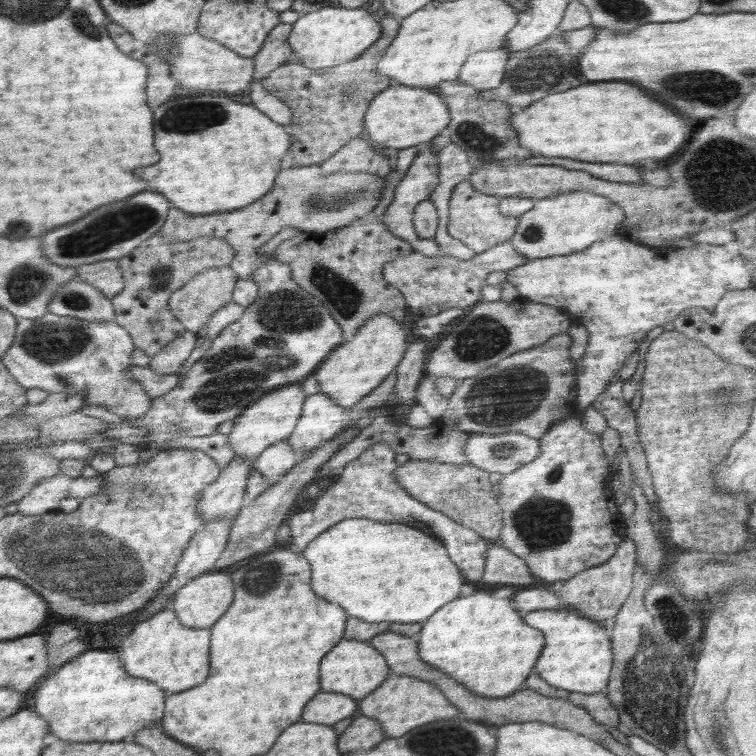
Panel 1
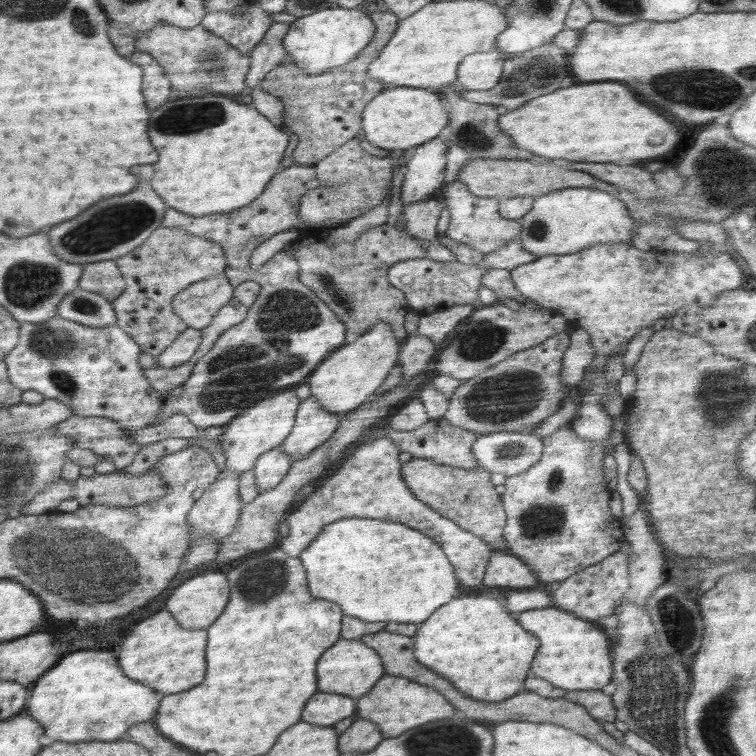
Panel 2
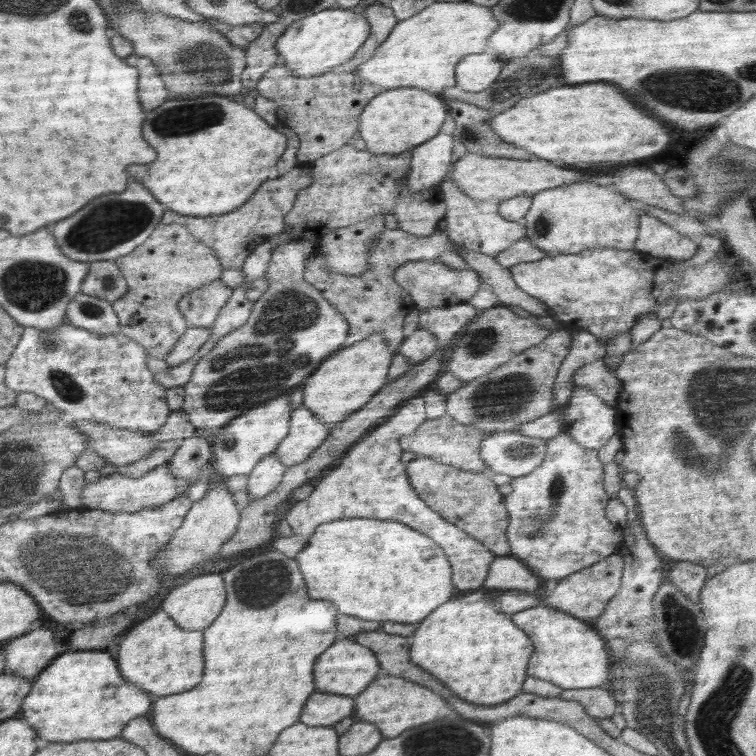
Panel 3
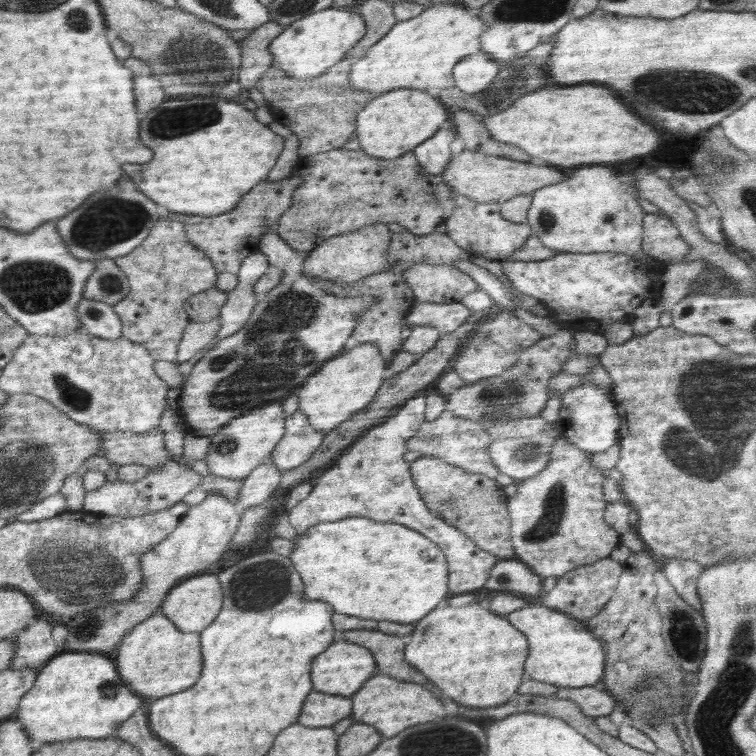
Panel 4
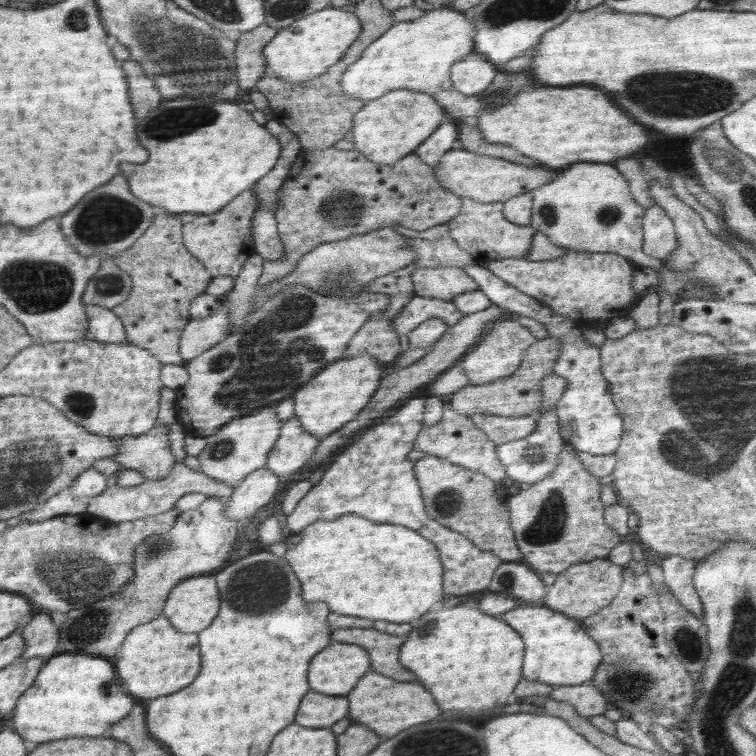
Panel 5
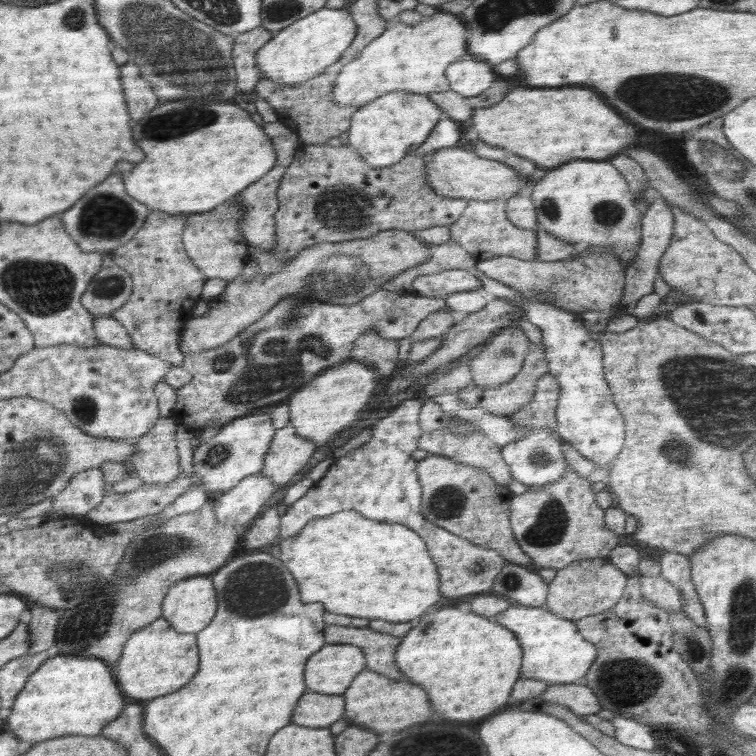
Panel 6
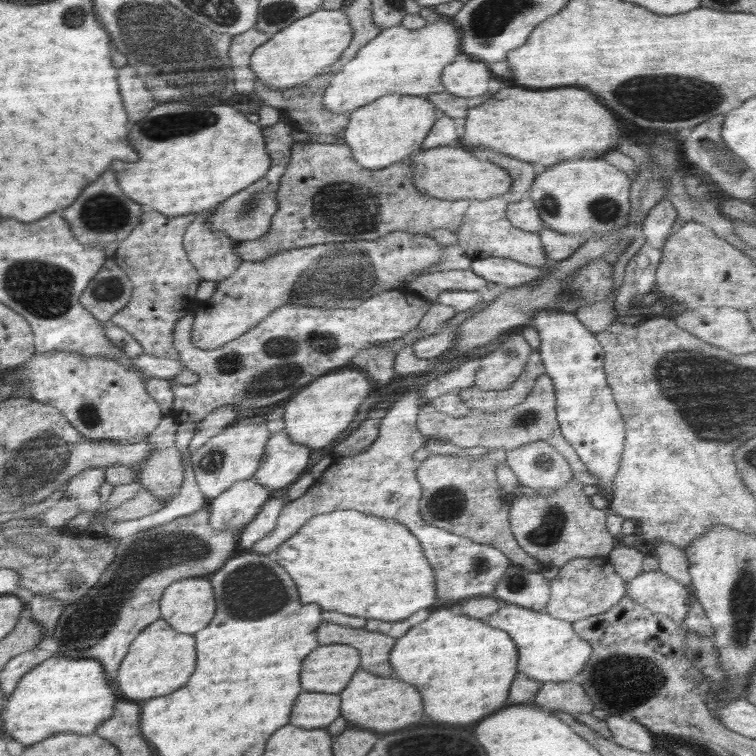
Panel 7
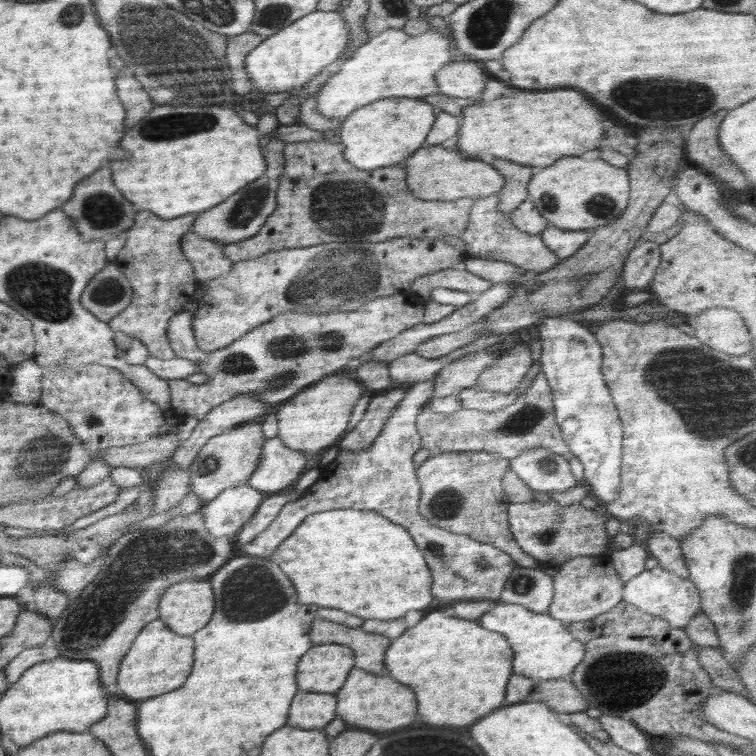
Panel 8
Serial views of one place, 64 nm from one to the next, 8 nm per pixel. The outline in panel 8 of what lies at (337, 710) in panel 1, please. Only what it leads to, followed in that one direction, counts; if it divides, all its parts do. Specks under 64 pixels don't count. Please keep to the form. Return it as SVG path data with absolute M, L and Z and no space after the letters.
M298 692L294 696L288 724L303 729L323 729L336 716L337 698L332 693Z

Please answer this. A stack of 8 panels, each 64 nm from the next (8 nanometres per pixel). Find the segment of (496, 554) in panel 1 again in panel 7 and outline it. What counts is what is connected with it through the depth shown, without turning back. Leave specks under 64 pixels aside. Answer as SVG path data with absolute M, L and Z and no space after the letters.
M511 565L496 585L494 597L524 608L543 611L549 601L550 591L550 581L542 574Z

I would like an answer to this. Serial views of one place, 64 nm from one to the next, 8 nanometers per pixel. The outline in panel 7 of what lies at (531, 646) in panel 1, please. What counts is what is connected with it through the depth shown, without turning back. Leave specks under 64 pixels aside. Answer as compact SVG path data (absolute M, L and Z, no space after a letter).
M451 608L433 610L420 624L407 630L392 647L389 662L396 676L416 688L424 696L424 714L436 722L470 724L496 712L508 698L517 671L518 649L504 630L492 628L485 620L466 617Z

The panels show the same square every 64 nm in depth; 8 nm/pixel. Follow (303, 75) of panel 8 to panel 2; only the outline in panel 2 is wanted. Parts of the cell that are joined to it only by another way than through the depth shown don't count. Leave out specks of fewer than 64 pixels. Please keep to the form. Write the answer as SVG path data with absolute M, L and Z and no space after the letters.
M362 7L324 8L308 16L297 18L288 25L288 32L281 42L287 52L287 62L302 68L308 75L324 74L332 68L350 62L375 35L375 24Z

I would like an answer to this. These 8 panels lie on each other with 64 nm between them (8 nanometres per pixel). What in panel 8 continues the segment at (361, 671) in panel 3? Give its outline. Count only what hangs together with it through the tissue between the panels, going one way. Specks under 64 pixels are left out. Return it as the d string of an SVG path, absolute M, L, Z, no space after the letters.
M336 643L314 645L302 660L298 660L296 684L302 692L332 693L344 686L348 673L355 667L355 652L348 646Z

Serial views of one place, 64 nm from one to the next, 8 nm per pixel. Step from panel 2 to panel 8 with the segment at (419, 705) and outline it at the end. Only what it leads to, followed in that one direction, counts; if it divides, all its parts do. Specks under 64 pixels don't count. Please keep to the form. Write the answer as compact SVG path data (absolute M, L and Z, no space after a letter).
M354 667L348 673L344 688L340 688L334 695L337 698L335 714L346 724L354 726L354 729L388 732L404 728L418 718L414 692L408 686L392 680L388 674L371 673Z

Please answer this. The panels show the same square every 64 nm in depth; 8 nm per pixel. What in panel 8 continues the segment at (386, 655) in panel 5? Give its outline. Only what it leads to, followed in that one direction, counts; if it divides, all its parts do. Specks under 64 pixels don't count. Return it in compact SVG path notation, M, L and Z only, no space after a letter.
M312 620L308 636L314 645L336 643L350 647L355 652L355 667L385 674L384 653L391 639L387 636L364 632L360 627L349 627L336 622Z

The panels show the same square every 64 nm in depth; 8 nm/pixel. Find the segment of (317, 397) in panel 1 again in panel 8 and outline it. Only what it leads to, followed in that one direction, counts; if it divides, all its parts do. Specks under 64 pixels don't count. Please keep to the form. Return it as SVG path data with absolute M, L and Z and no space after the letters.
M279 436L266 439L262 445L260 462L247 484L262 492L283 492L299 480L306 466L305 452L284 446Z

